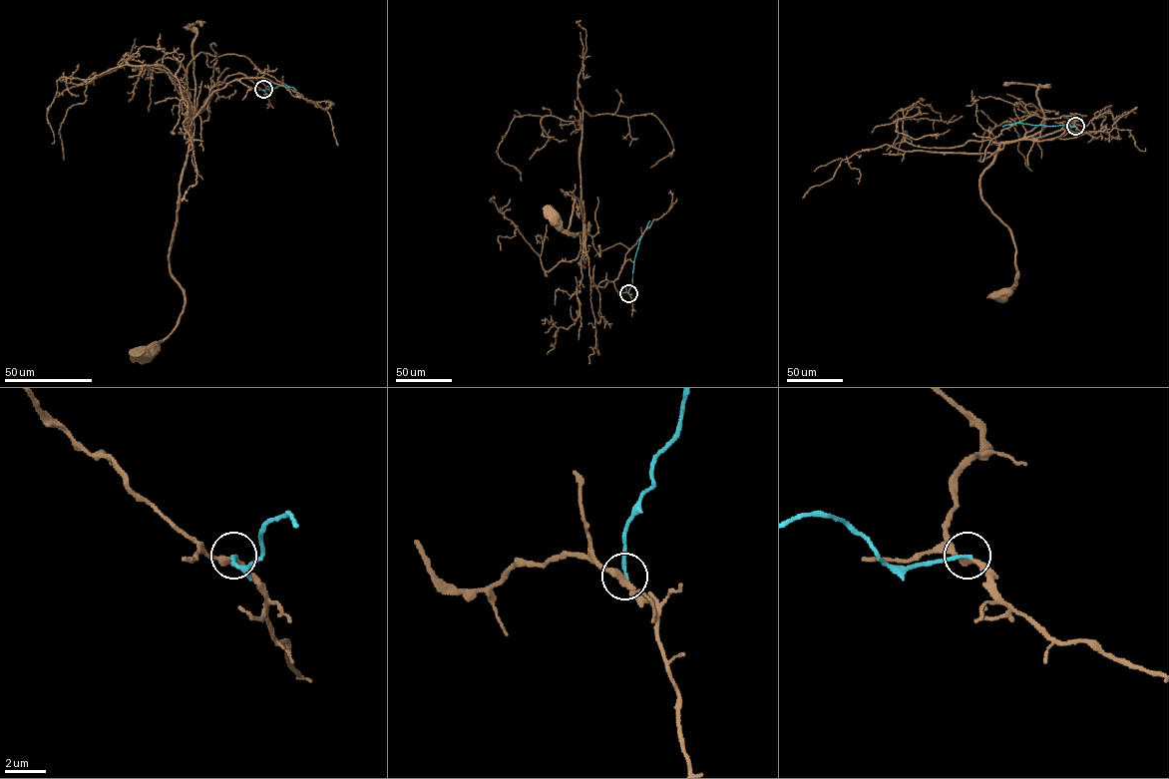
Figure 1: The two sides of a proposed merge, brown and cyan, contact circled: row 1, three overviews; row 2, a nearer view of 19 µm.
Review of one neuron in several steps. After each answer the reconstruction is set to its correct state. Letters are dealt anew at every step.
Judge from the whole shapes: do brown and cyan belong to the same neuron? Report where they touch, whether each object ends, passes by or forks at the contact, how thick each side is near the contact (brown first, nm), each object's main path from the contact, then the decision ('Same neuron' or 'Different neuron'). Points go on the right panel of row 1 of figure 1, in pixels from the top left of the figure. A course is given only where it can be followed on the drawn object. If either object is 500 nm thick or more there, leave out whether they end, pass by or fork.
Place: (1075, 126). At the ring brown passes by. At the ring cyan ends. Thickness 300 nm (brown) against 200 nm. Course of brown: (1075, 126), (1064, 116), (1056, 138), (1003, 142), (980, 177), (1014, 245), (1006, 292). Course of cyan: (1075, 126), (1015, 123), (1002, 127). Different neuron

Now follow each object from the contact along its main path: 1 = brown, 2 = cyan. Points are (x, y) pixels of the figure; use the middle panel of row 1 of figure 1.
1: (628, 293), (619, 294), (612, 281), (593, 283), (578, 198), (568, 229), (579, 233), (561, 224)
2: (628, 293), (640, 238), (650, 220)

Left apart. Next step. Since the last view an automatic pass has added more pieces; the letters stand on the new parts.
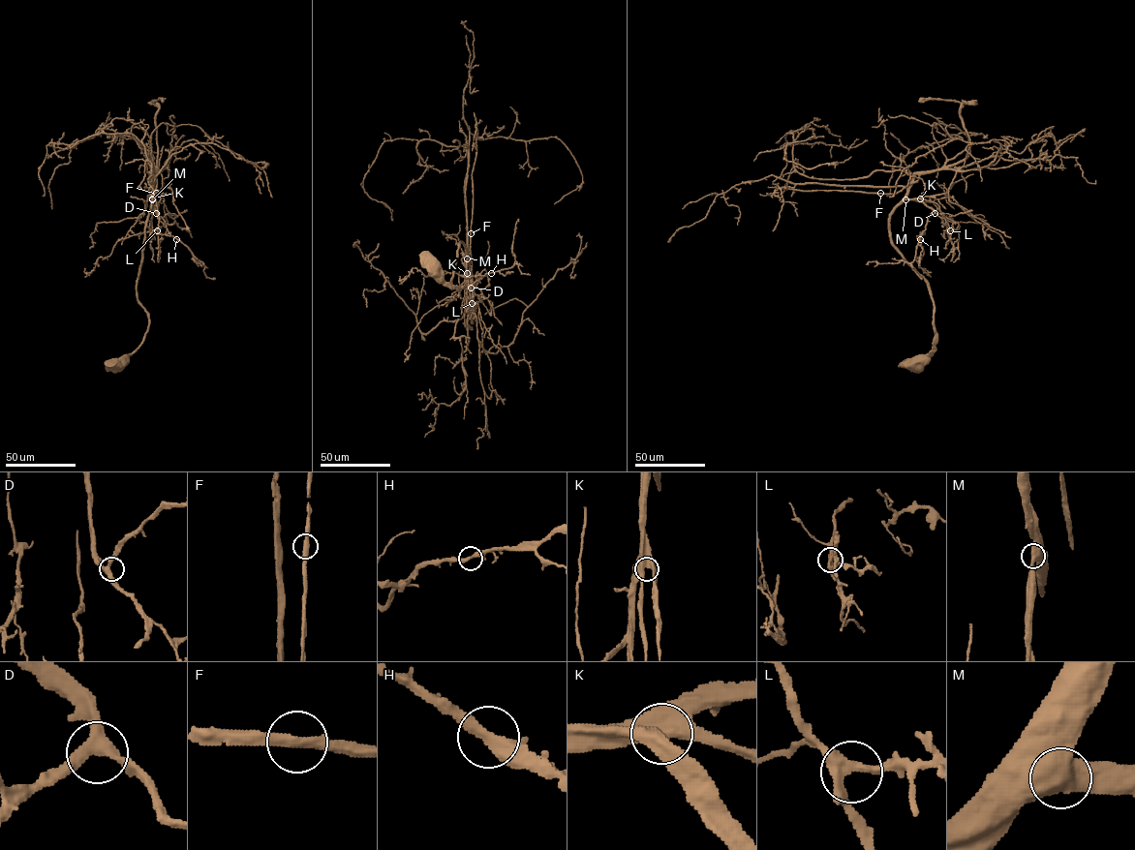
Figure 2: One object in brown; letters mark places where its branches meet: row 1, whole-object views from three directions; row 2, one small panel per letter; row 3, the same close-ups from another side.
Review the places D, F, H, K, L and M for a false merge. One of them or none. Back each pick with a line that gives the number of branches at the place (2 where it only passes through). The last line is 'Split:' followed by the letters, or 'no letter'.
Split: no letter

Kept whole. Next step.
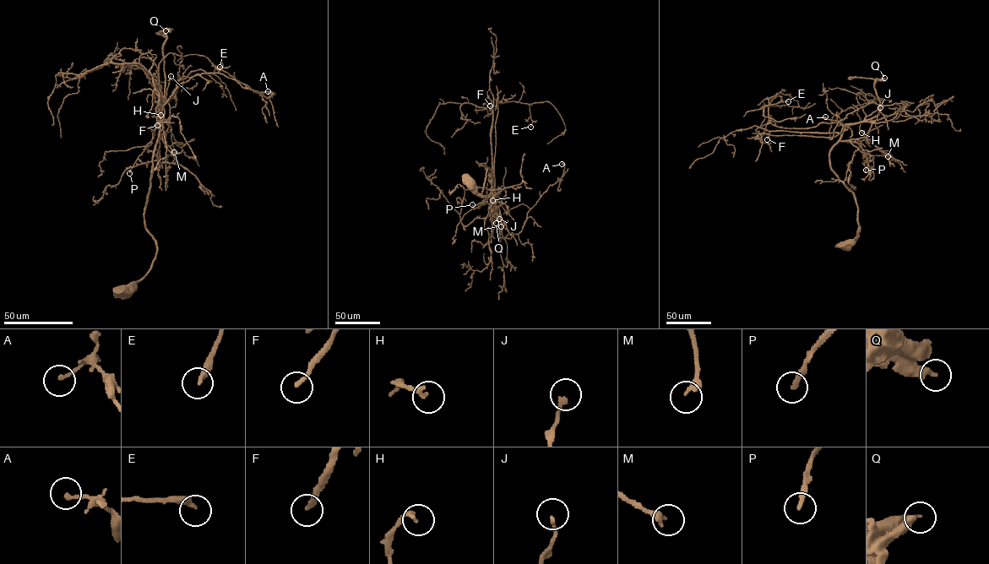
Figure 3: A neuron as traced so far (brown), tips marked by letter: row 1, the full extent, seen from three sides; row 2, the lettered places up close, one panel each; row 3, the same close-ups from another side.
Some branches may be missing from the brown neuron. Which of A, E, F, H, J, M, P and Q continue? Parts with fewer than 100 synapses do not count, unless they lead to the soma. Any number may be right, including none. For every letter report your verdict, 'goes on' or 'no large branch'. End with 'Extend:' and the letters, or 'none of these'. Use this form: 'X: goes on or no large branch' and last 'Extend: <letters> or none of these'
A: no large branch
E: no large branch
F: no large branch
H: no large branch
J: no large branch
M: no large branch
P: no large branch
Q: no large branch
Extend: none of these

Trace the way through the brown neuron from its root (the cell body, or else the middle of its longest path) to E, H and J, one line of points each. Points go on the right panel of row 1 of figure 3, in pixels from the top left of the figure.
E: (850, 242), (858, 230), (857, 206), (829, 159), (840, 134), (760, 127), (763, 105), (788, 101)
H: (850, 242), (858, 230), (857, 206), (854, 193), (831, 168), (829, 152), (839, 141), (865, 137), (861, 132)
J: (850, 242), (858, 230), (857, 206), (854, 193), (831, 168), (829, 151), (846, 125), (873, 122), (880, 107)

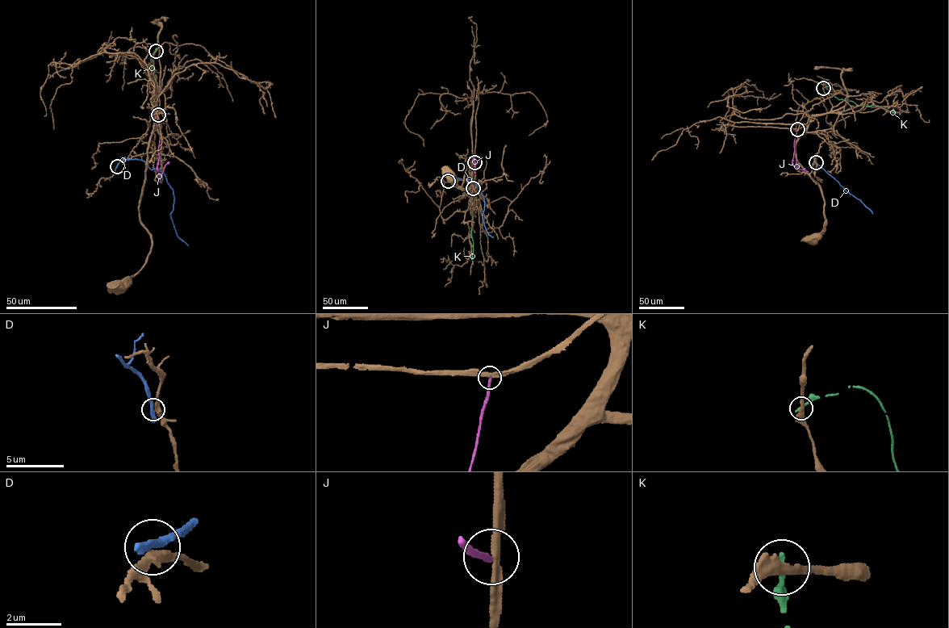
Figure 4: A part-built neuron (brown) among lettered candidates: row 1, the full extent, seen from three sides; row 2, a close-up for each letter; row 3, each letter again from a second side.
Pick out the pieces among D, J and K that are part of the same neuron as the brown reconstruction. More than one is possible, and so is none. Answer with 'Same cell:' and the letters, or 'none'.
Same cell: none

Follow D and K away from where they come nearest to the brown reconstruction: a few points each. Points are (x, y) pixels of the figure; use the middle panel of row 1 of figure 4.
D: (448, 181), (453, 177), (470, 179), (477, 185), (484, 198), (484, 225), (487, 232), (494, 237)
K: (473, 188), (470, 199), (473, 215), (471, 259)

